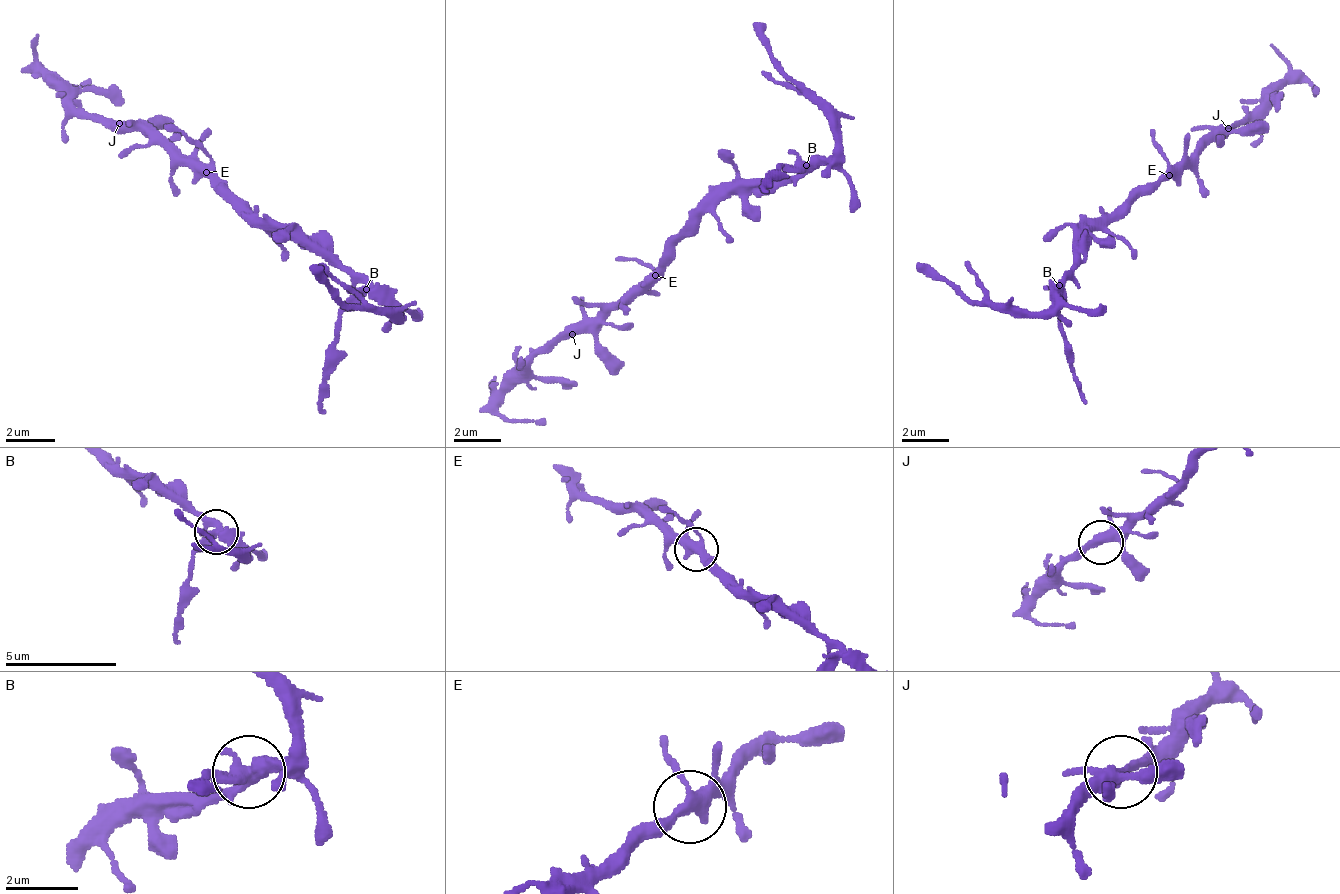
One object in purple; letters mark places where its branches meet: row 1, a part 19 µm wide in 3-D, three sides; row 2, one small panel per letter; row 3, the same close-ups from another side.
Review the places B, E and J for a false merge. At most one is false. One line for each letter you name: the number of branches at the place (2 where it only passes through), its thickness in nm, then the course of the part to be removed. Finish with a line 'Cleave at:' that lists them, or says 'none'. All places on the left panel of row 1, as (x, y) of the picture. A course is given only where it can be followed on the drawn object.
B: branches 3; calibre 360 nm; course (367, 290), (342, 315), (318, 414)
Cleave at: B

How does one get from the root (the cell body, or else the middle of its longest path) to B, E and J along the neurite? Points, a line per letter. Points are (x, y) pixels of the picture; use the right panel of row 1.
B: (1122, 210), (1104, 228), (1093, 228), (1093, 240), (1087, 246), (1081, 263), (1057, 287)
E: (1122, 210), (1140, 193), (1151, 193), (1169, 175)
J: (1122, 210), (1169, 169), (1175, 169), (1210, 134), (1222, 134), (1228, 128)

